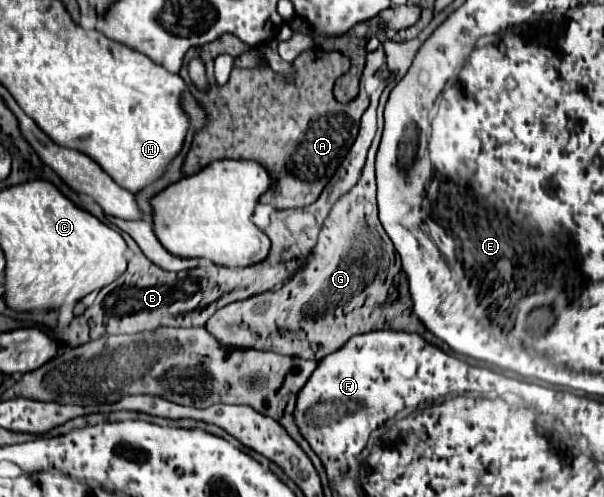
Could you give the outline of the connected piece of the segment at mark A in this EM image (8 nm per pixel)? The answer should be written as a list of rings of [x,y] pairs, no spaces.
[[[224,34],[202,48],[190,48],[186,52],[184,64],[178,72],[180,78],[190,84],[186,70],[188,58],[200,56],[204,62],[208,62],[210,90],[198,92],[194,86],[190,88],[192,96],[206,110],[208,124],[194,134],[192,146],[182,164],[182,174],[196,174],[210,162],[224,158],[254,160],[268,168],[272,178],[272,186],[262,194],[260,204],[270,204],[278,210],[310,206],[320,196],[356,138],[358,120],[368,108],[370,100],[364,90],[364,80],[360,84],[360,94],[352,102],[340,104],[334,98],[332,88],[336,78],[348,72],[350,60],[340,52],[312,48],[294,60],[292,80],[282,74],[274,74],[272,68],[260,64],[254,68],[254,72],[234,68],[226,86],[216,84],[212,72],[216,56],[230,54],[232,58],[238,58],[242,52],[246,52],[246,48],[252,46],[244,44],[234,34]]]

